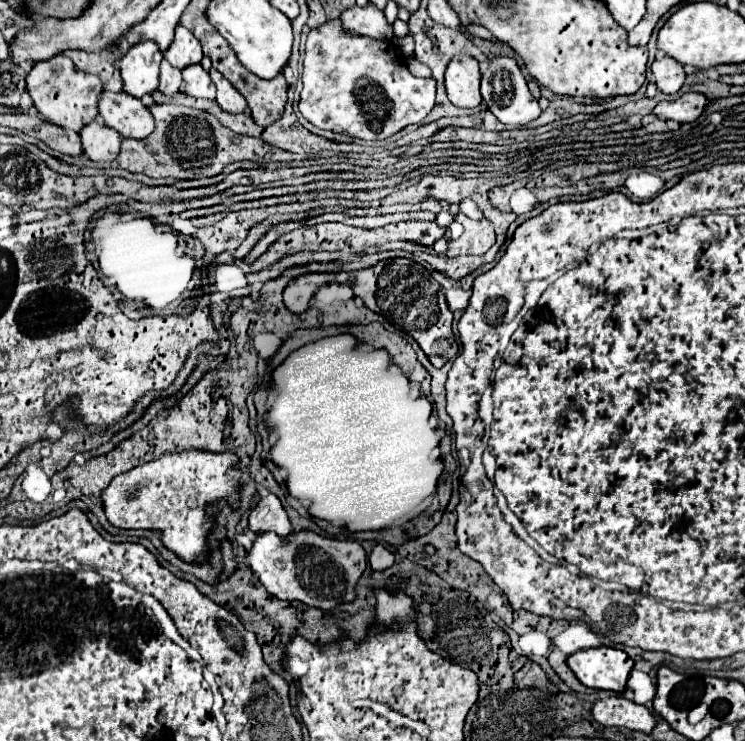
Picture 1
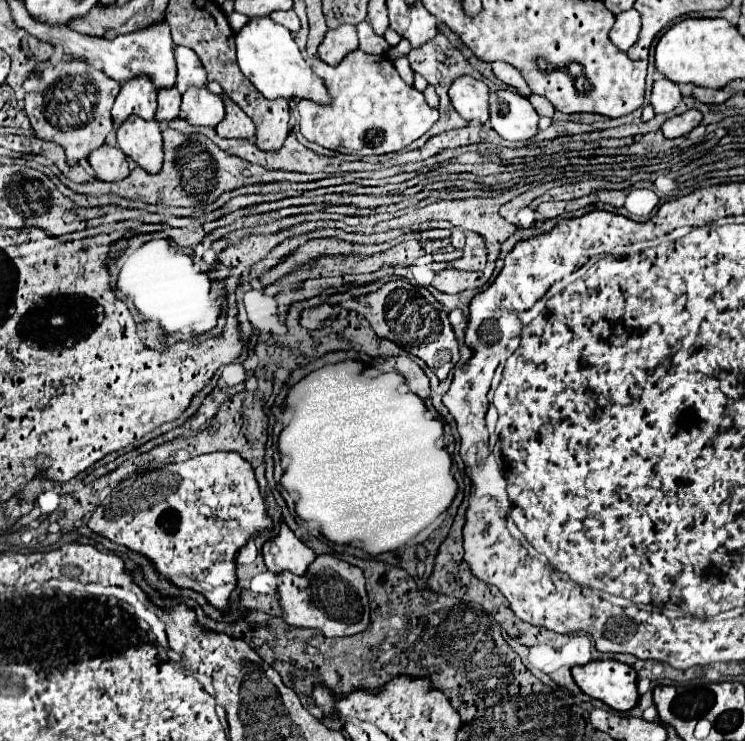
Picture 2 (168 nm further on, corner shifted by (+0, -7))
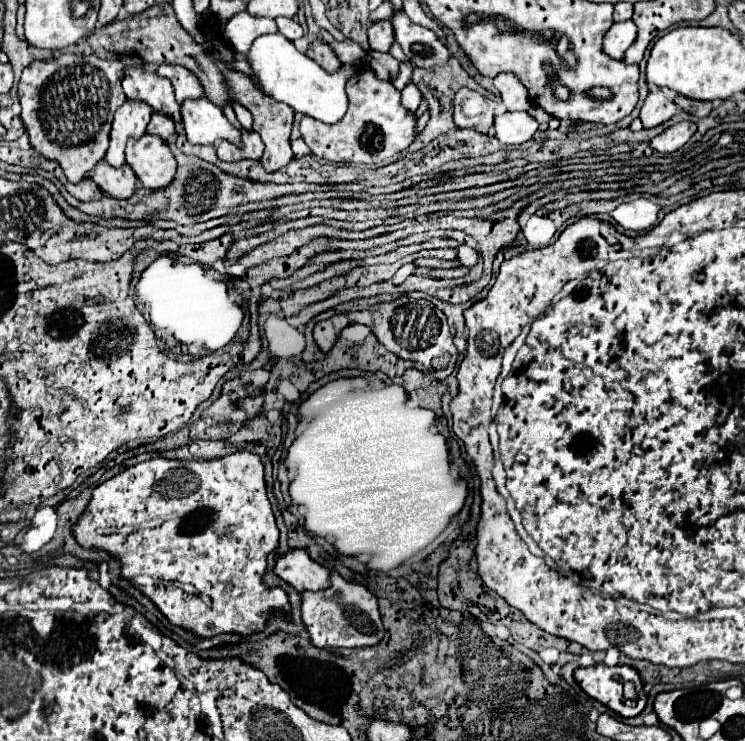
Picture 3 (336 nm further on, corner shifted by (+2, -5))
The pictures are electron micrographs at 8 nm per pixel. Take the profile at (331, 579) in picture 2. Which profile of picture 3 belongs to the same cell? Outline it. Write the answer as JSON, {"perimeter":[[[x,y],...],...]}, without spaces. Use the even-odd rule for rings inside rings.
{"perimeter":[[[332,571],[332,587],[320,593],[302,593],[302,621],[316,647],[372,647],[384,639],[376,597],[360,583],[350,583]]]}

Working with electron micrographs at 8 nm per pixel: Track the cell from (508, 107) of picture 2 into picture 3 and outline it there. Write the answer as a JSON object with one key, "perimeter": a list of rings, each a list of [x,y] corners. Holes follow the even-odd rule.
{"perimeter":[[[500,113],[494,121],[494,135],[504,145],[522,145],[538,131],[538,123],[530,113]]]}

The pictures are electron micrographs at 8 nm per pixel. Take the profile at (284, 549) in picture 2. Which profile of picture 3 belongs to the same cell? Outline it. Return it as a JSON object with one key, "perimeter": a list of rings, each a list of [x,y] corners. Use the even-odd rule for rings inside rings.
{"perimeter":[[[302,549],[288,551],[288,555],[276,559],[274,573],[290,583],[298,593],[328,589],[330,571],[314,563]]]}

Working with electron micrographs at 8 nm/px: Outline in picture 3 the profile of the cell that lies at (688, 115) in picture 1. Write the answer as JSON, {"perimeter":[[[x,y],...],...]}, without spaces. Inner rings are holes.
{"perimeter":[[[682,121],[682,123],[676,123],[674,127],[666,129],[662,135],[654,137],[650,141],[650,147],[658,153],[674,153],[680,147],[684,147],[694,133],[696,133],[696,125],[690,121]]]}

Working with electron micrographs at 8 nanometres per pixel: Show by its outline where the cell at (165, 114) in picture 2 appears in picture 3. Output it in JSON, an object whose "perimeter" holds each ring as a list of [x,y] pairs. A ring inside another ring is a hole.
{"perimeter":[[[152,113],[152,119],[150,119],[150,125],[146,129],[146,133],[152,133],[152,135],[158,135],[162,141],[168,141],[170,135],[174,135],[174,121],[162,113]]]}

